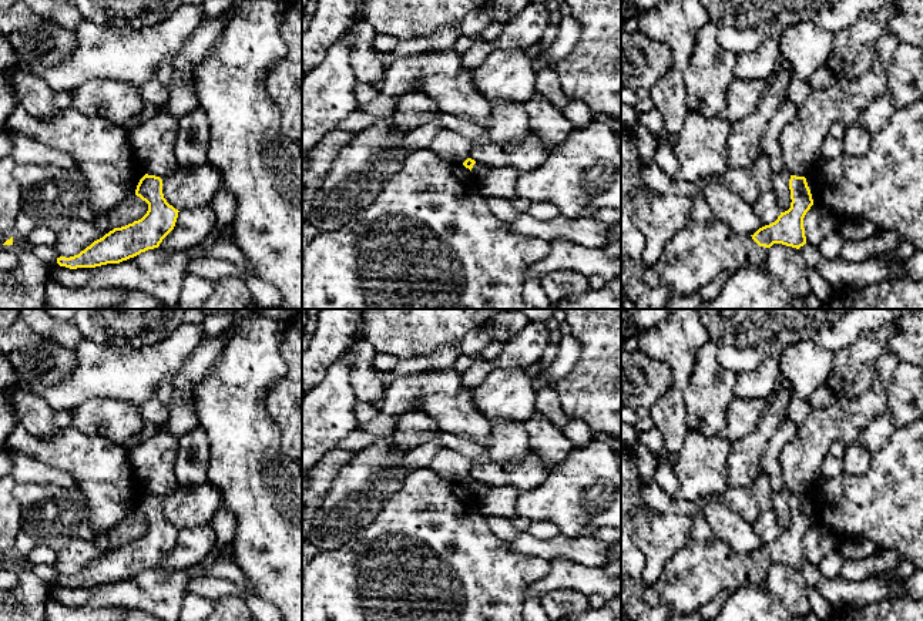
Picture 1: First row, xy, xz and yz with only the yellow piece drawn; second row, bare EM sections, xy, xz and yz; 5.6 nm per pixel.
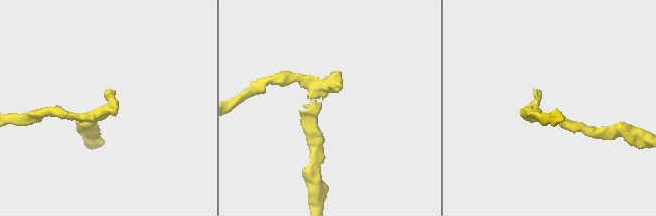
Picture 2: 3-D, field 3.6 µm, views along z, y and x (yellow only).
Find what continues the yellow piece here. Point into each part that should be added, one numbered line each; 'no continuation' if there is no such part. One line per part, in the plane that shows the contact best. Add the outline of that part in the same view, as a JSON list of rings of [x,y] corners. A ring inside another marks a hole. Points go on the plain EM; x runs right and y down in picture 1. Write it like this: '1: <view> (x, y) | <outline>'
1: yz (697, 573) | [[[689,536],[661,577],[644,588],[644,601],[662,605],[671,614],[691,614],[719,593],[731,594],[742,587],[761,588],[766,578],[768,567],[759,565],[751,554],[735,551],[716,536],[706,544]]]

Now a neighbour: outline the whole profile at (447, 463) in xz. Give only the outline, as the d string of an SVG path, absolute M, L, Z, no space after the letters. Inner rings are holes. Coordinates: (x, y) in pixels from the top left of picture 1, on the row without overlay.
M442 449L429 467L443 479L463 483L470 477L471 461L452 449Z

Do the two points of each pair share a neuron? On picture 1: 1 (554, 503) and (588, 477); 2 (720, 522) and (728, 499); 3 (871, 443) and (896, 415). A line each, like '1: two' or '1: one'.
1: one
2: two
3: one

